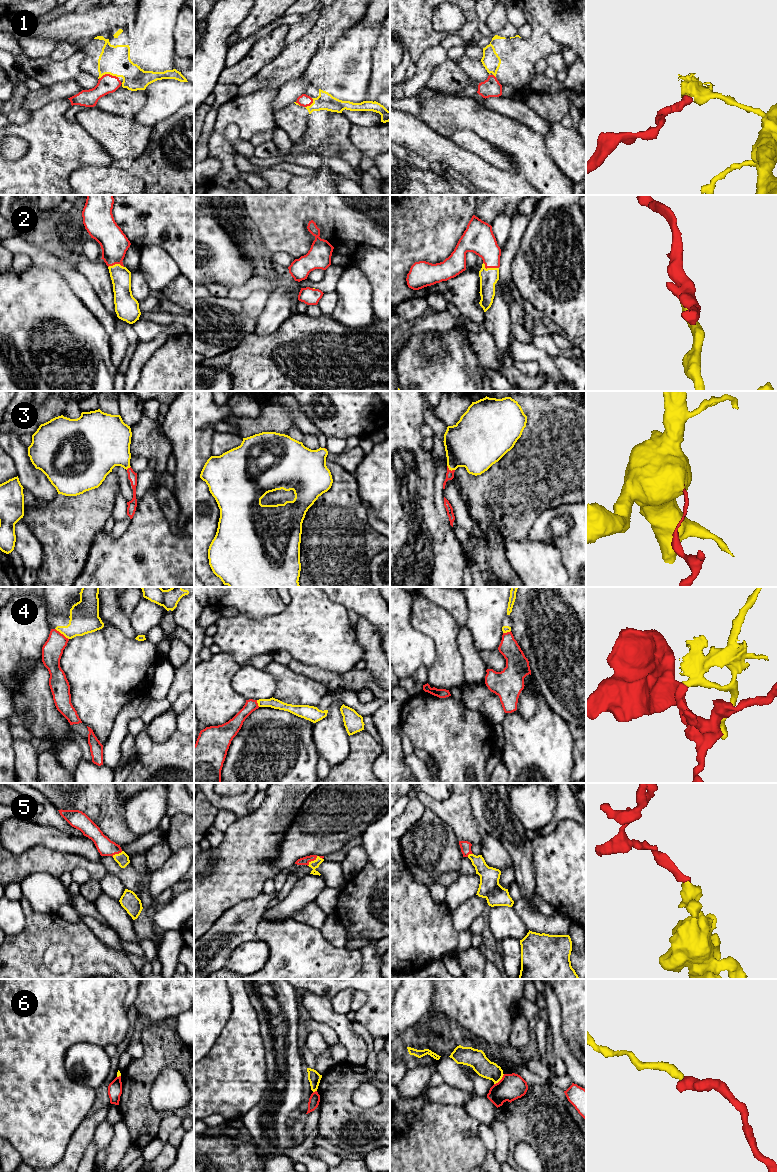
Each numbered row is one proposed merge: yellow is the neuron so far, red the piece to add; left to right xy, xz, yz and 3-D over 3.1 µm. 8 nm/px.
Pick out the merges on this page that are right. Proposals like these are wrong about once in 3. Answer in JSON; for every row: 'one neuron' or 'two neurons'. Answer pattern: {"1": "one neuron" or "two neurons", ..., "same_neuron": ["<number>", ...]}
{"1": "one neuron", "2": "one neuron", "3": "one neuron", "4": "two neurons", "5": "one neuron", "6": "two neurons", "same_neuron": ["1", "2", "3", "5"]}

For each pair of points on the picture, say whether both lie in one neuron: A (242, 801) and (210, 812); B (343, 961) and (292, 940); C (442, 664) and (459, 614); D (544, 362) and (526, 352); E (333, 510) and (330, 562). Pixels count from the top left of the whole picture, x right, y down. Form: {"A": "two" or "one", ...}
{"A": "two", "B": "one", "C": "two", "D": "one", "E": "one"}

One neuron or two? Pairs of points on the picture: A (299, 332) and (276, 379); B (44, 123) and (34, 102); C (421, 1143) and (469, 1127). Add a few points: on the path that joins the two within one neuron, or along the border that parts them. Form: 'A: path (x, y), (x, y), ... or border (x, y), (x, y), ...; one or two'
A: path (284, 342), (270, 349), (267, 355), (267, 364); one
B: border (59, 100), (48, 102), (32, 111); two
C: path (433, 1143), (441, 1143), (457, 1133); one

